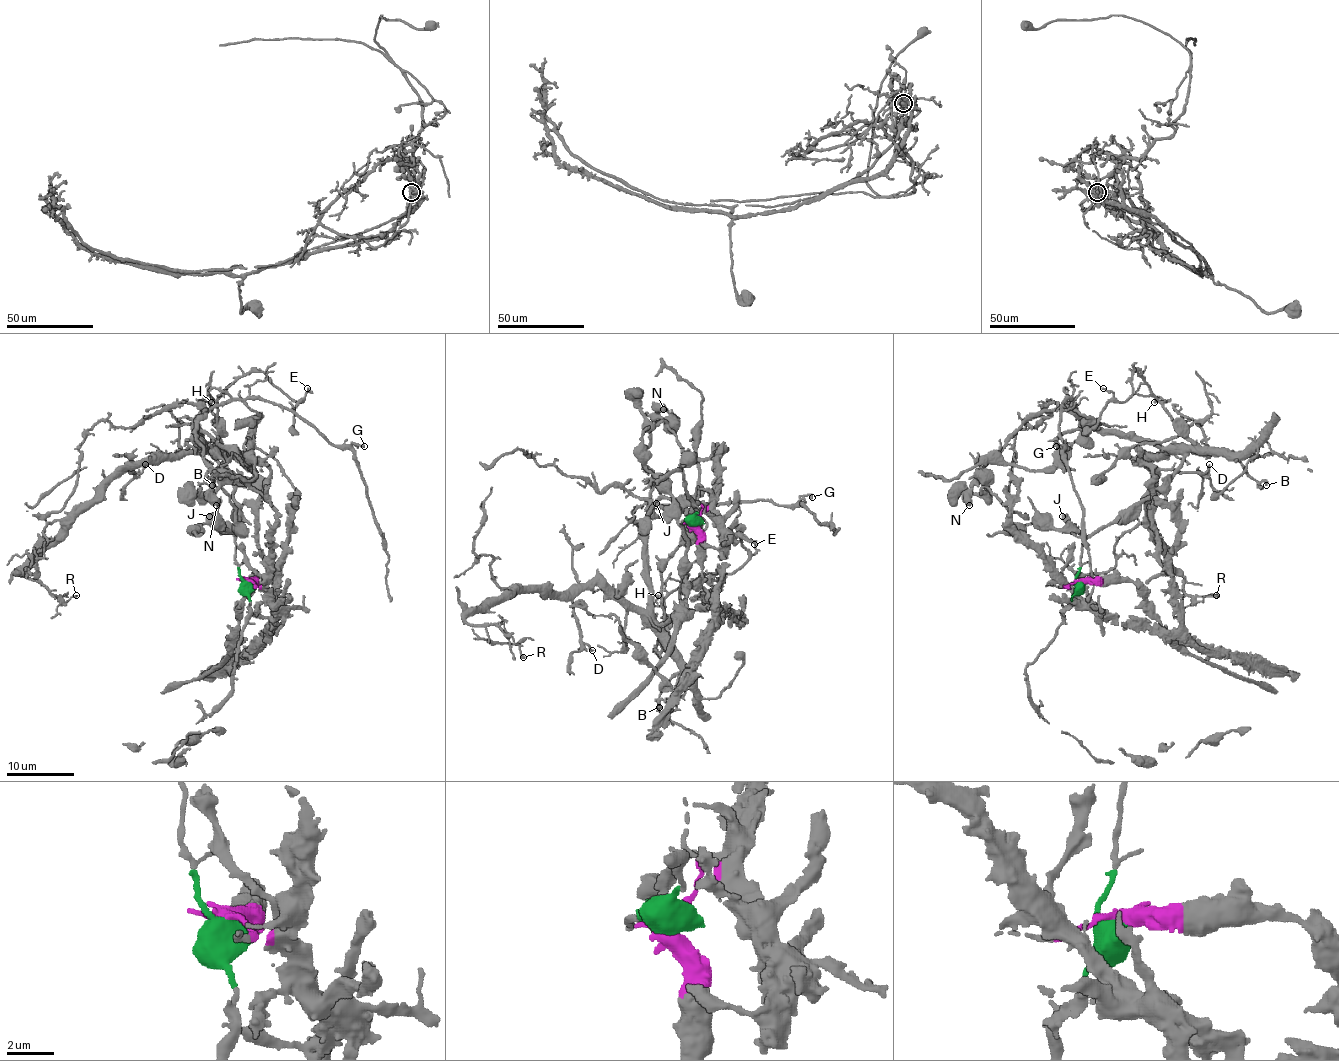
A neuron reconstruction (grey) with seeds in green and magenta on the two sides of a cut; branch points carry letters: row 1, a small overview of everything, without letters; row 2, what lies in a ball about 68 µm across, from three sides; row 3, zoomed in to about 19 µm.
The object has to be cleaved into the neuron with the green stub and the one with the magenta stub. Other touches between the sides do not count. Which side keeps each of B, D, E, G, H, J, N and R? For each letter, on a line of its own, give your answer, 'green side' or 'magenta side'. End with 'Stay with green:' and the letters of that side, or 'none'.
B: green side
D: green side
E: green side
G: green side
H: green side
J: green side
N: green side
R: green side
Stay with green: B, D, E, G, H, J, N, R

